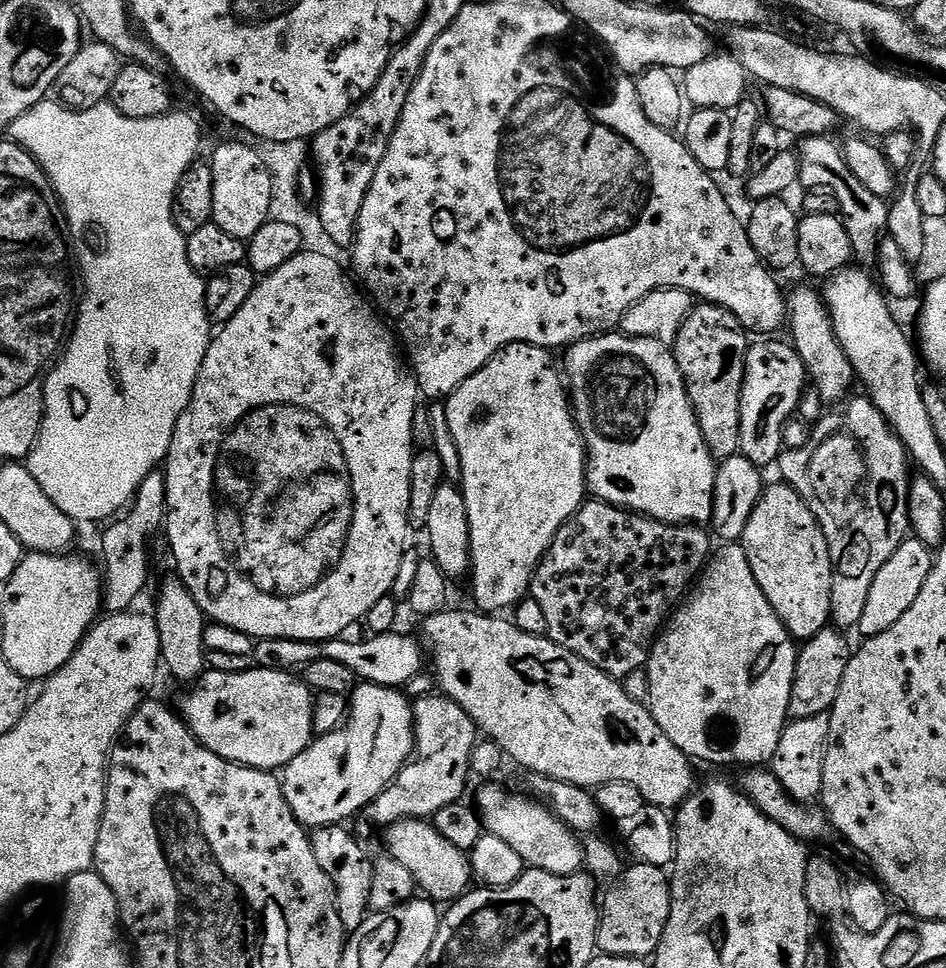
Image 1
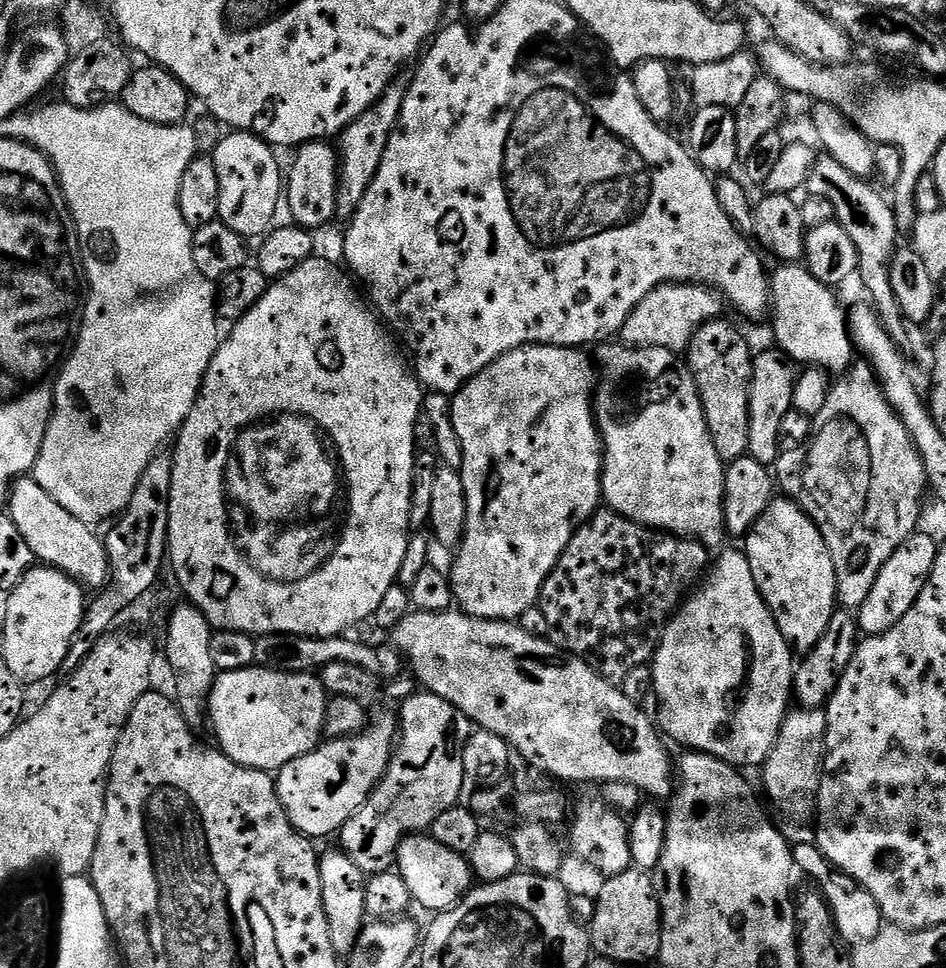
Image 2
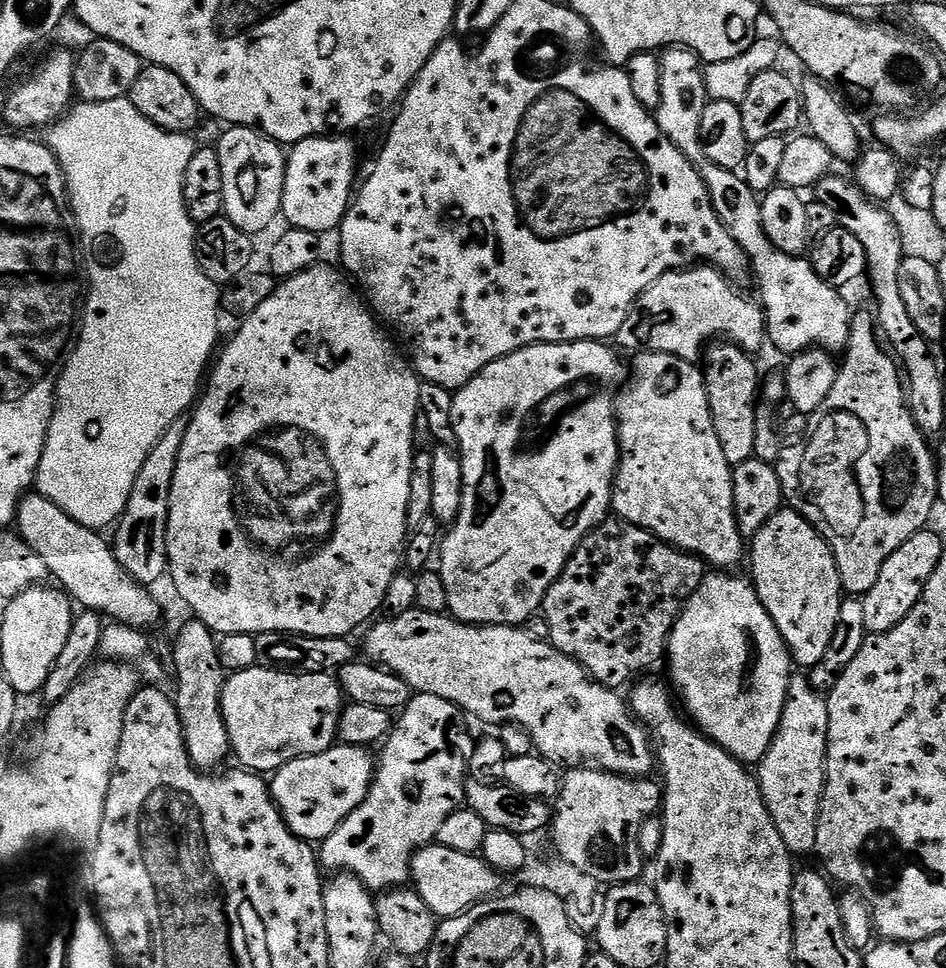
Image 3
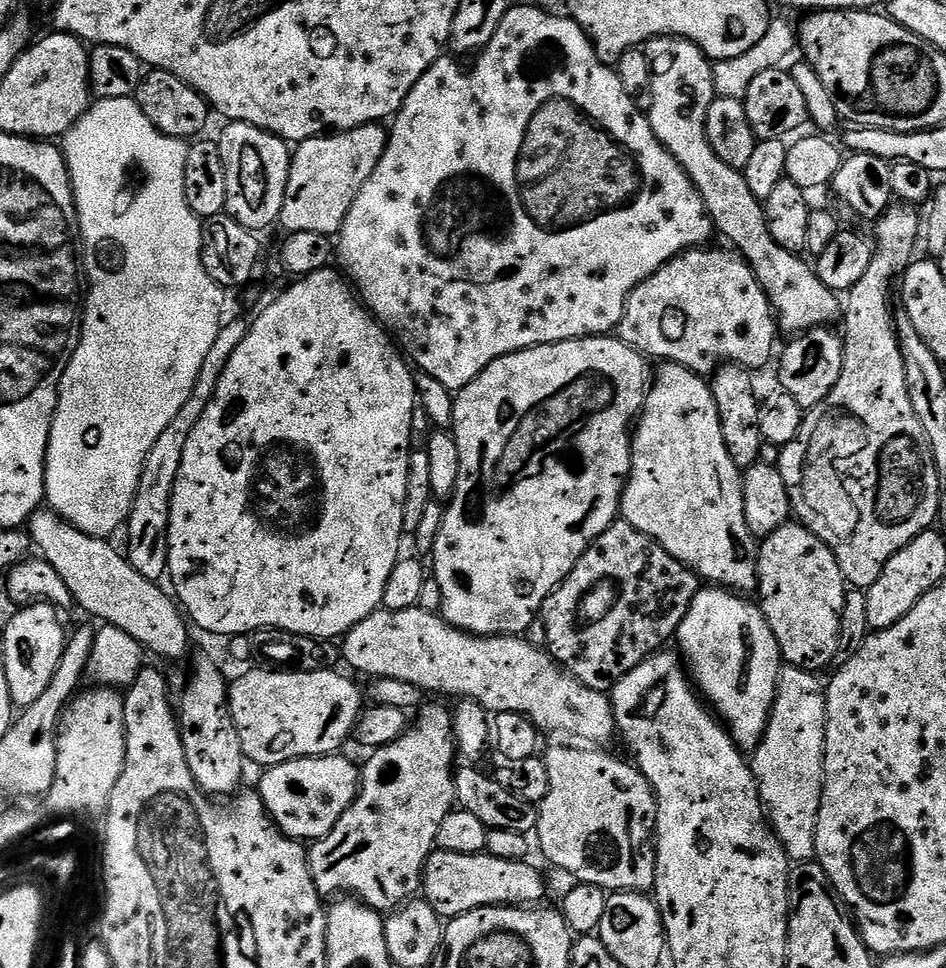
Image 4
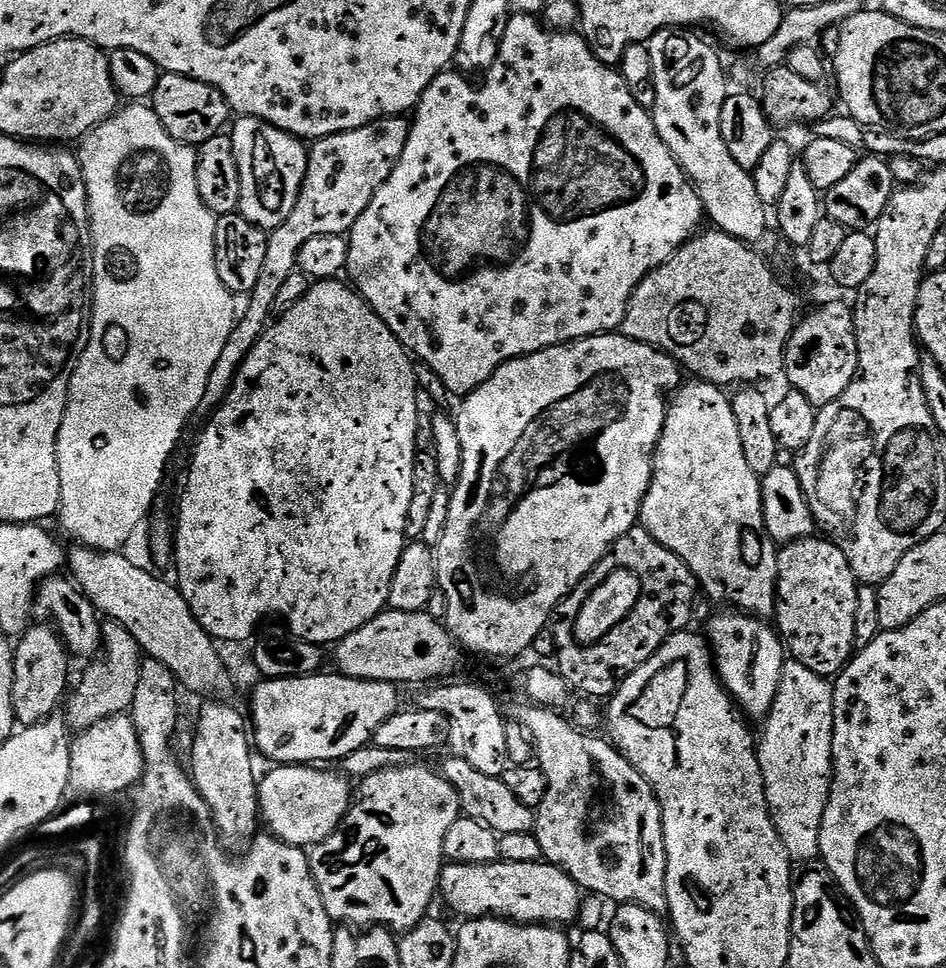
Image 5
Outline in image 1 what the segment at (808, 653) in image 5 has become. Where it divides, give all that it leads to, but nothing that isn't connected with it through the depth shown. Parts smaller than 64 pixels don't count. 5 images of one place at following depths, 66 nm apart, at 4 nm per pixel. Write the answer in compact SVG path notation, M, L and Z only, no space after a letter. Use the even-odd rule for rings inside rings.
M783 482L769 483L760 495L758 506L746 524L742 547L752 567L754 578L766 594L766 602L778 614L793 640L803 642L814 638L823 628L829 627L832 618L832 559L820 523L814 518L810 506L792 487Z

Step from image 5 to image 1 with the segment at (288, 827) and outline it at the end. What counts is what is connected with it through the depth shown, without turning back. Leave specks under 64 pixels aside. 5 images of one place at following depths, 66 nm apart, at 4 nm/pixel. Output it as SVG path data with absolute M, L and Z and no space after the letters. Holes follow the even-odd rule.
M357 683L350 694L348 715L340 727L332 732L317 735L308 749L282 769L282 783L286 802L295 814L296 821L305 829L324 828L327 824L344 824L355 812L363 813L392 784L402 766L412 756L416 746L416 723L412 717L411 699L407 700L399 687Z

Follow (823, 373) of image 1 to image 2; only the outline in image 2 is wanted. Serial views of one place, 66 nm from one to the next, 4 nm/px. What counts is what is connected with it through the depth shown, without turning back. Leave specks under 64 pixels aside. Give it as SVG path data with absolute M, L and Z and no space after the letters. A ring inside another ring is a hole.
M784 262L770 276L770 321L776 335L775 347L797 365L821 368L823 372L839 378L852 369L854 345L848 331L849 313L844 312L837 293L827 288L800 262Z

